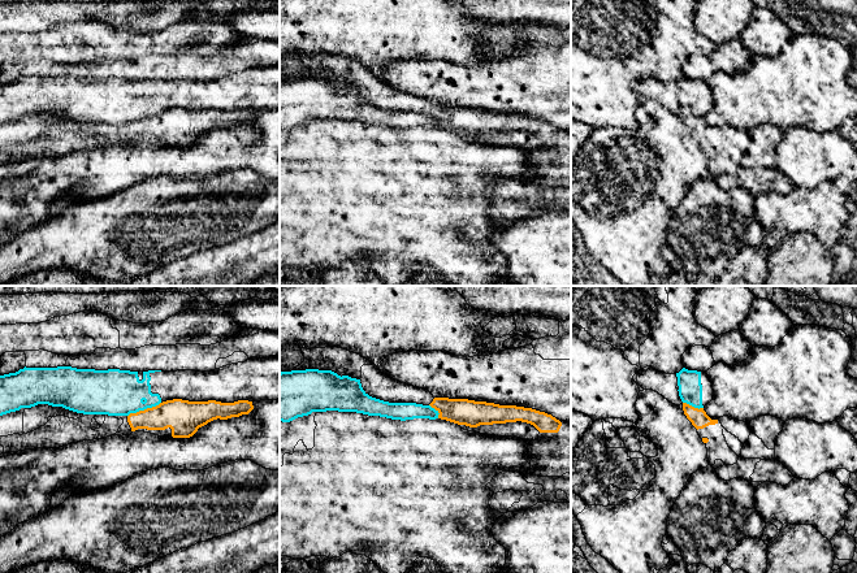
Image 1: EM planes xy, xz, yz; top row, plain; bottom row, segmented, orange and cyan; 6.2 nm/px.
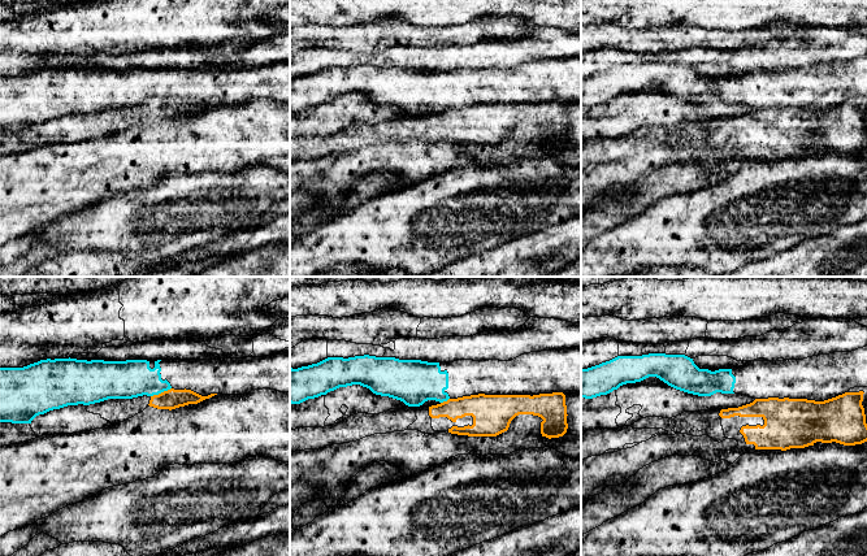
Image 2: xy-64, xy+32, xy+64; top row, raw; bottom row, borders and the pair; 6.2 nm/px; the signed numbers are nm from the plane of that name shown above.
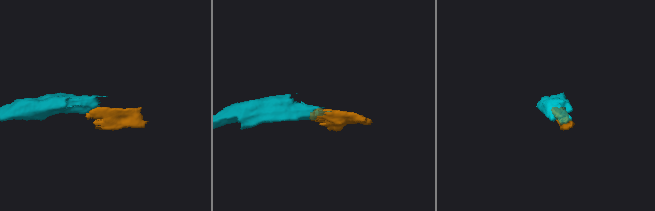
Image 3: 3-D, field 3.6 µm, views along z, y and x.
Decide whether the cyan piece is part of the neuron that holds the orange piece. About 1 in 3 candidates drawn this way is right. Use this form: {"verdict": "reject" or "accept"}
{"verdict": "reject"}

